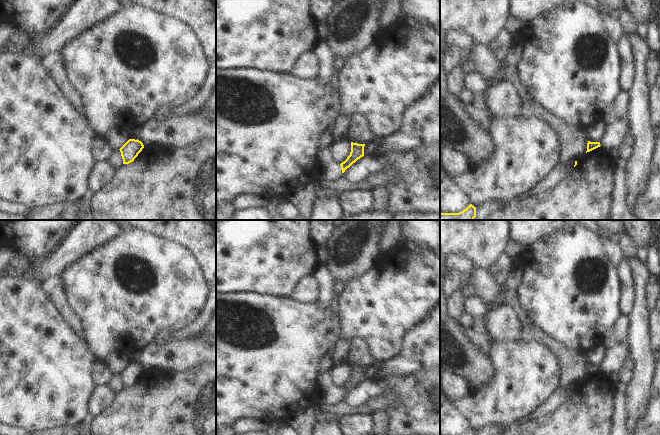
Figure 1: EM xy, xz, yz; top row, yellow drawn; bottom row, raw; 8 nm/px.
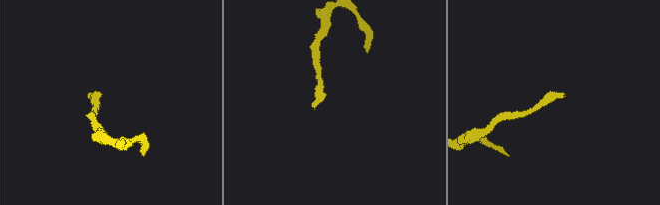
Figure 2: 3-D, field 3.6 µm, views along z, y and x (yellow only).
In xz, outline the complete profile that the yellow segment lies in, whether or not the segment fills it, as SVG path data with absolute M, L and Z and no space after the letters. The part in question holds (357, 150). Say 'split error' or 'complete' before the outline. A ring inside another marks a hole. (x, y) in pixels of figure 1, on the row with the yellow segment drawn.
split error; M351 142L351 152L347 159L338 164L331 157L329 148L319 149L317 153L317 166L312 174L312 180L335 180L342 177L342 174L358 159L364 156L365 144Z

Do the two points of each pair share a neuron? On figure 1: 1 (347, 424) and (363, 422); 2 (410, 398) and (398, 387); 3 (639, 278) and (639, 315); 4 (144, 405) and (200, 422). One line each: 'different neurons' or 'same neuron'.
1: same neuron
2: same neuron
3: same neuron
4: same neuron

